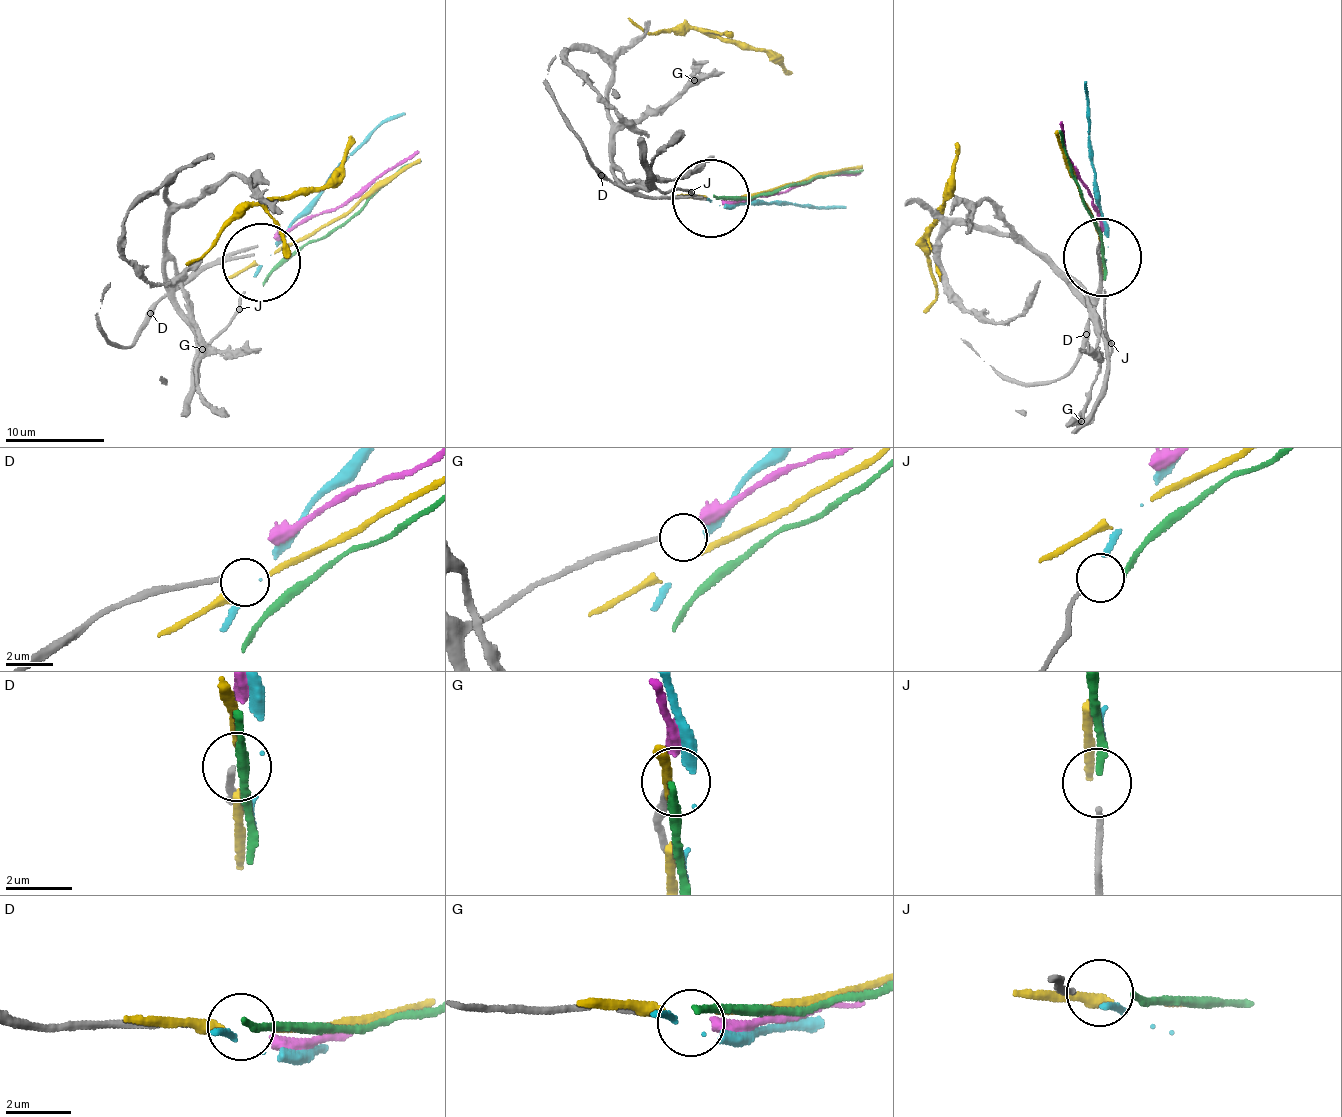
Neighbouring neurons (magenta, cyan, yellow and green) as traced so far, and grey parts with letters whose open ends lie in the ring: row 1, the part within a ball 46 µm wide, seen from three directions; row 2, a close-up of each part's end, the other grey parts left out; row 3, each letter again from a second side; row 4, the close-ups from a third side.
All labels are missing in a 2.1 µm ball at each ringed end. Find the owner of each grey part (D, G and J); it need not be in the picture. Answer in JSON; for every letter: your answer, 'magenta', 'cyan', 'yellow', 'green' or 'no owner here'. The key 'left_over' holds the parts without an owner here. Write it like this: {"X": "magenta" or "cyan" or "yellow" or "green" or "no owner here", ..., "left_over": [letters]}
{"D": "no owner here", "G": "magenta", "J": "green", "left_over": ["D"]}

